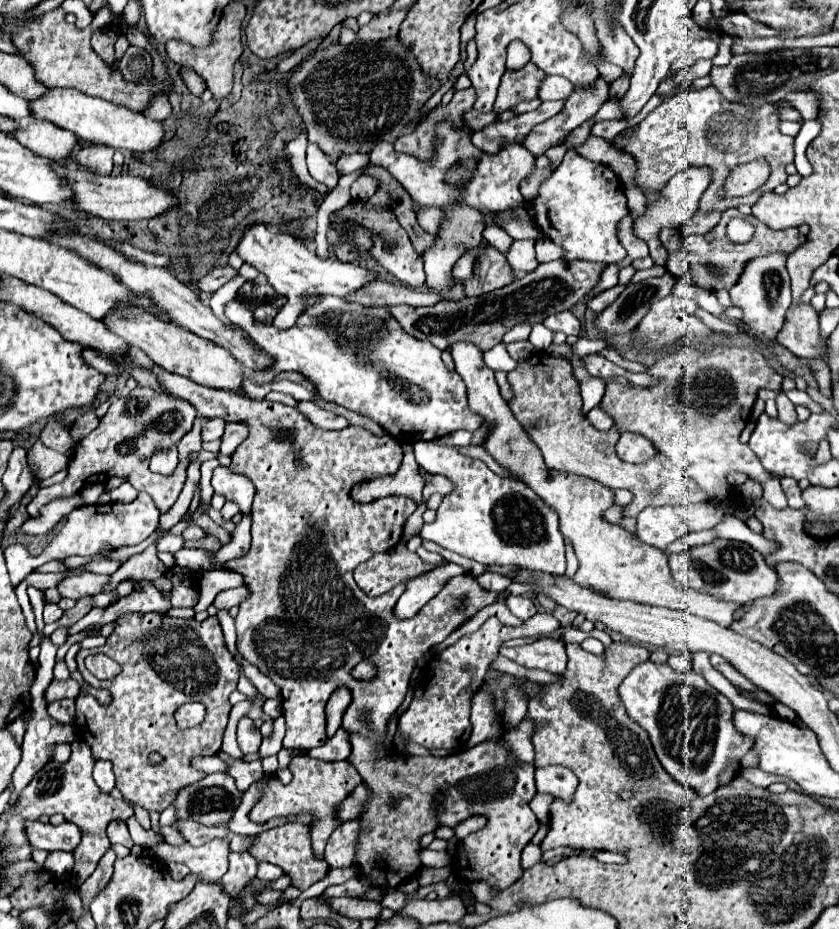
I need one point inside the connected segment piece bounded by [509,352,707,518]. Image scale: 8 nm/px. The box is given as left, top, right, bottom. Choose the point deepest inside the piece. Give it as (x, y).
(547, 402)

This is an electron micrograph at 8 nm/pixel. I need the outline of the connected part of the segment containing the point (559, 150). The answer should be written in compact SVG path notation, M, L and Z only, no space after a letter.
M559 144L559 146L553 146L553 148L549 148L549 150L545 152L545 156L549 156L549 164L551 164L551 168L553 168L553 170L557 170L557 166L561 164L561 160L563 160L565 152L567 152L565 144Z

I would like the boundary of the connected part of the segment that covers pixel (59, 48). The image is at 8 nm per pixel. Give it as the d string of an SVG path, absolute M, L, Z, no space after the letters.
M104 6L97 14L94 14L92 23L85 30L79 30L75 24L65 22L63 8L55 8L33 22L5 24L3 30L11 32L15 46L33 64L35 76L39 76L39 80L43 80L43 84L47 84L49 88L75 88L87 96L97 96L97 98L103 98L103 100L113 102L113 104L127 104L127 108L135 108L135 110L143 112L159 92L169 94L173 88L173 82L171 82L167 66L165 66L165 58L150 44L149 35L137 27L129 28L126 37L130 44L149 53L154 53L153 68L151 68L153 82L145 82L145 84L127 82L123 78L123 74L115 66L103 62L103 58L97 56L89 44L91 34L96 30L106 28L105 26L110 24L111 18L110 10Z

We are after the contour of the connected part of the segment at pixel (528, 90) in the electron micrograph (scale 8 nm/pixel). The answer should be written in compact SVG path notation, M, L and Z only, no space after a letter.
M531 62L523 66L523 70L505 70L495 100L495 112L505 112L521 100L537 98L543 78L545 74L539 72L539 68L535 68Z

